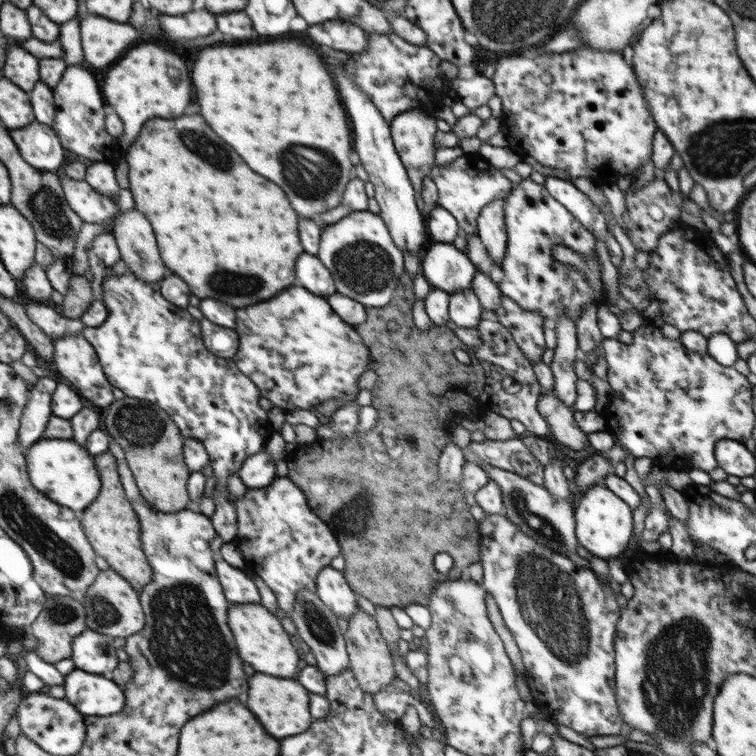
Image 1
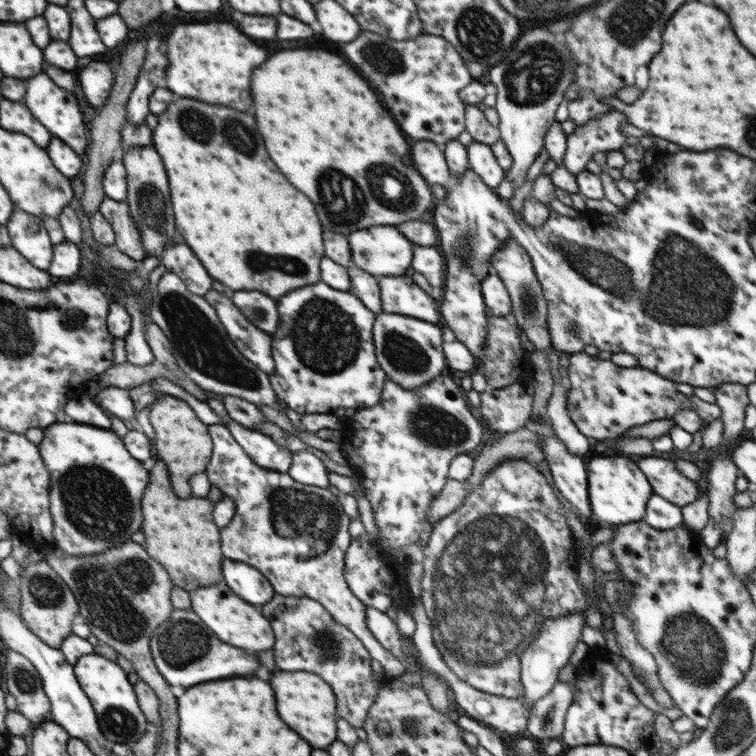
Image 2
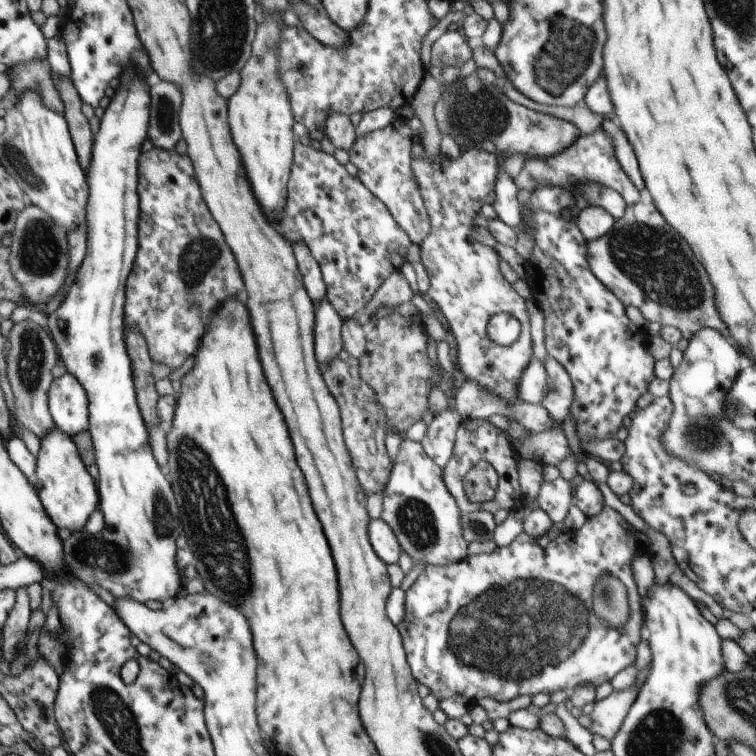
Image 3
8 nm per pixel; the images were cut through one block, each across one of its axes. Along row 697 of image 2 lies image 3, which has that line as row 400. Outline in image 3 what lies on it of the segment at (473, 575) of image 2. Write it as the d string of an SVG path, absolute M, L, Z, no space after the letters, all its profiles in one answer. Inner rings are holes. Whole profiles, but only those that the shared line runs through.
M470 147L456 160L451 160L441 153L436 157L415 157L412 169L431 223L431 232L419 245L422 252L421 264L429 277L430 289L427 294L446 318L454 335L458 368L466 377L466 381L480 387L485 386L486 391L512 405L520 400L519 383L533 357L529 311L526 302L500 273L499 261L502 258L499 254L491 247L469 241L471 230L476 227L472 221L474 216L481 214L480 210L484 204L493 204L499 166L498 156L494 153L485 152L479 147ZM499 313L509 313L520 324L520 337L512 345L498 345L489 338L488 324Z

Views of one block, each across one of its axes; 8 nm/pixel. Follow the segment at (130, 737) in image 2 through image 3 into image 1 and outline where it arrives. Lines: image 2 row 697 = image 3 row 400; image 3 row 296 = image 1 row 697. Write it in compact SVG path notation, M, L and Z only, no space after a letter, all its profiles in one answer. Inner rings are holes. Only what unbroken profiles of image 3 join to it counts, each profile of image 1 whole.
M72 667L64 677L65 699L89 717L115 715L124 706L124 692L109 677Z

